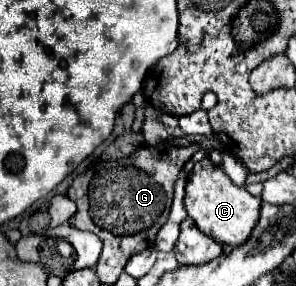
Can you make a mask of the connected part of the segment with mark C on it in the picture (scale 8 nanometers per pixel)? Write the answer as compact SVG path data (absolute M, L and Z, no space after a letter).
M209 158L195 164L193 174L187 180L185 188L185 208L189 216L197 222L199 230L211 236L217 244L223 246L241 246L249 240L253 228L259 222L261 198L249 194L245 188L235 186L223 168L213 166Z

